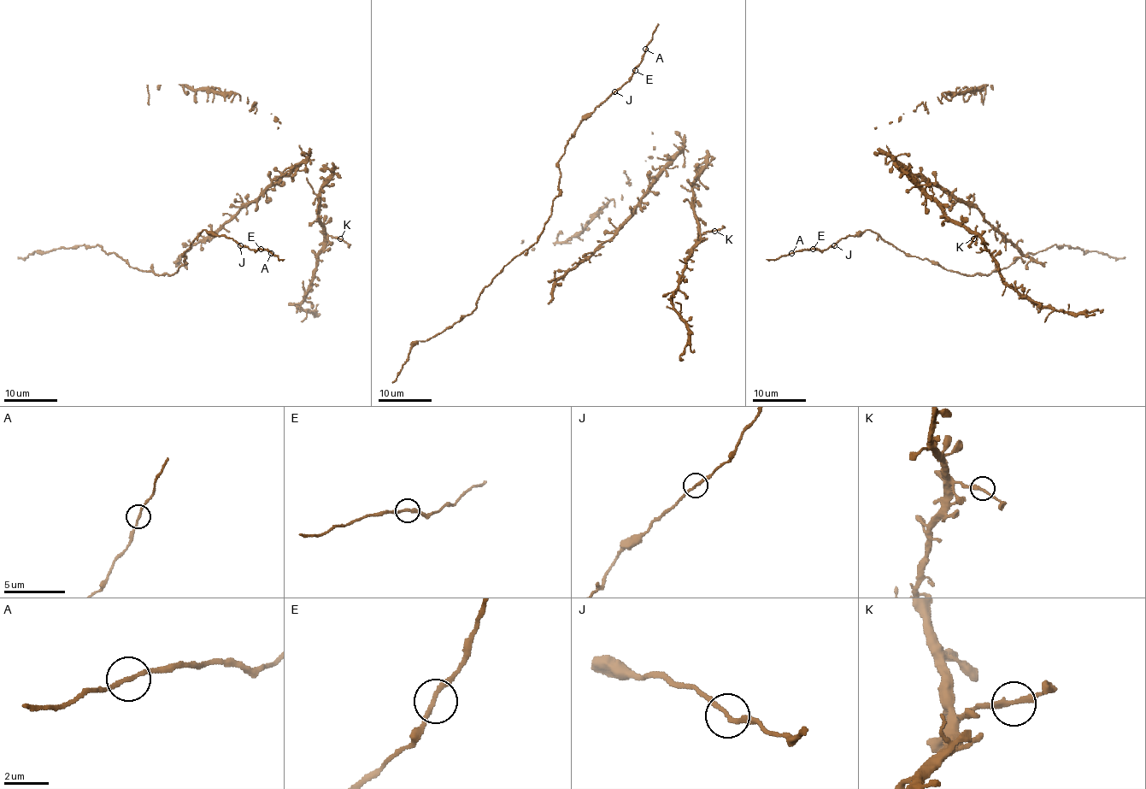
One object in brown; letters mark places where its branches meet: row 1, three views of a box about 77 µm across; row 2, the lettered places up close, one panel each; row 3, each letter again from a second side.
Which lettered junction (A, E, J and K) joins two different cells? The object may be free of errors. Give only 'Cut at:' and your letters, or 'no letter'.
Cut at: no letter

